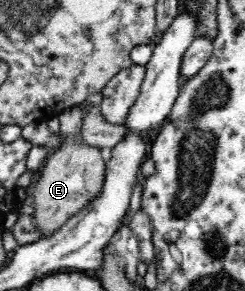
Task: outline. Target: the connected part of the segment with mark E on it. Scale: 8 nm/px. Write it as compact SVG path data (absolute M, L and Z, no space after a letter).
M75 104L64 109L57 116L60 128L57 133L61 137L59 148L51 150L45 159L45 166L35 184L33 206L34 223L42 230L45 237L59 230L77 212L87 207L87 204L101 192L105 178L106 160L98 146L89 146L80 138L80 132L86 117L87 109L83 104Z

